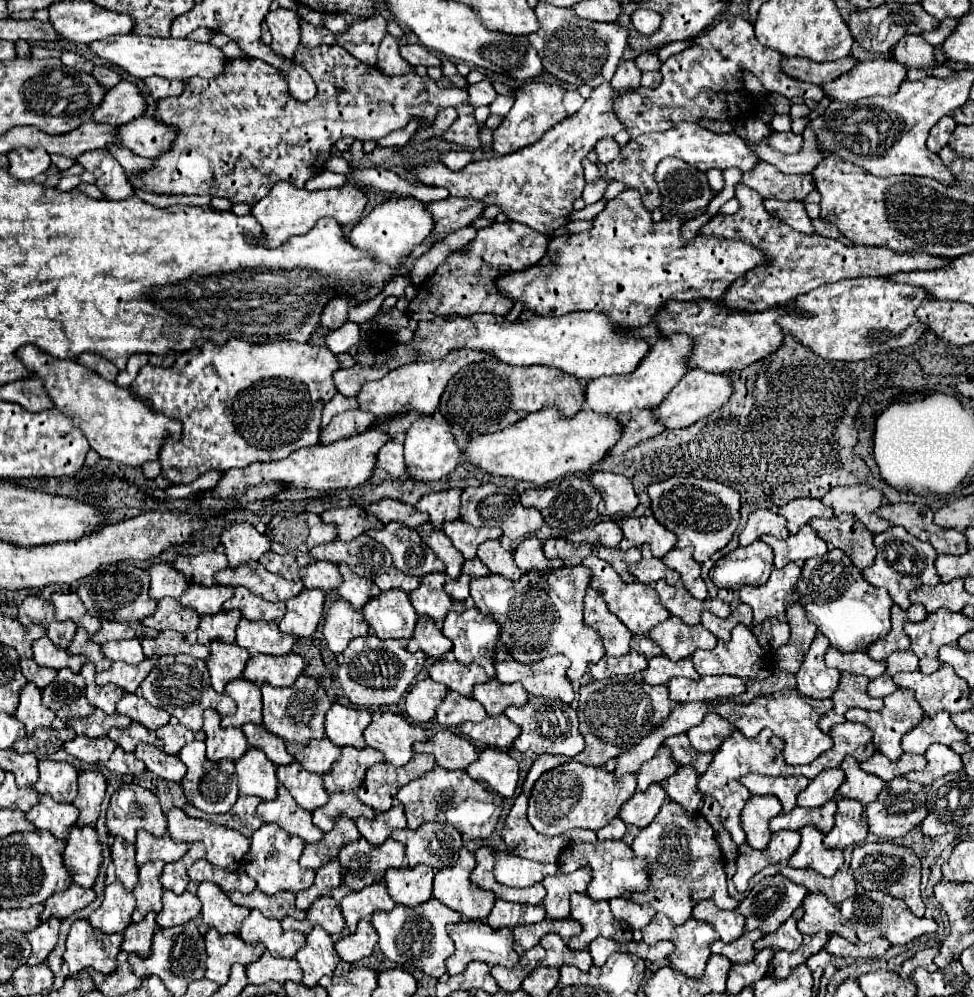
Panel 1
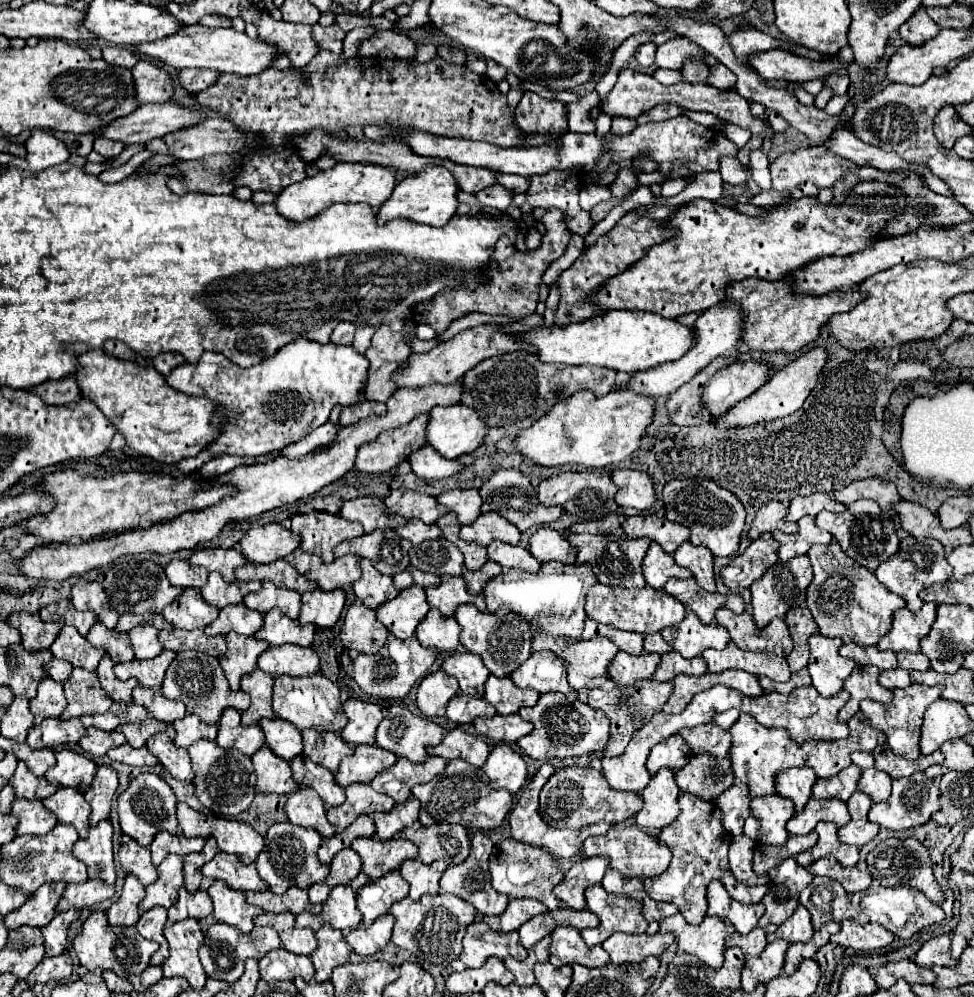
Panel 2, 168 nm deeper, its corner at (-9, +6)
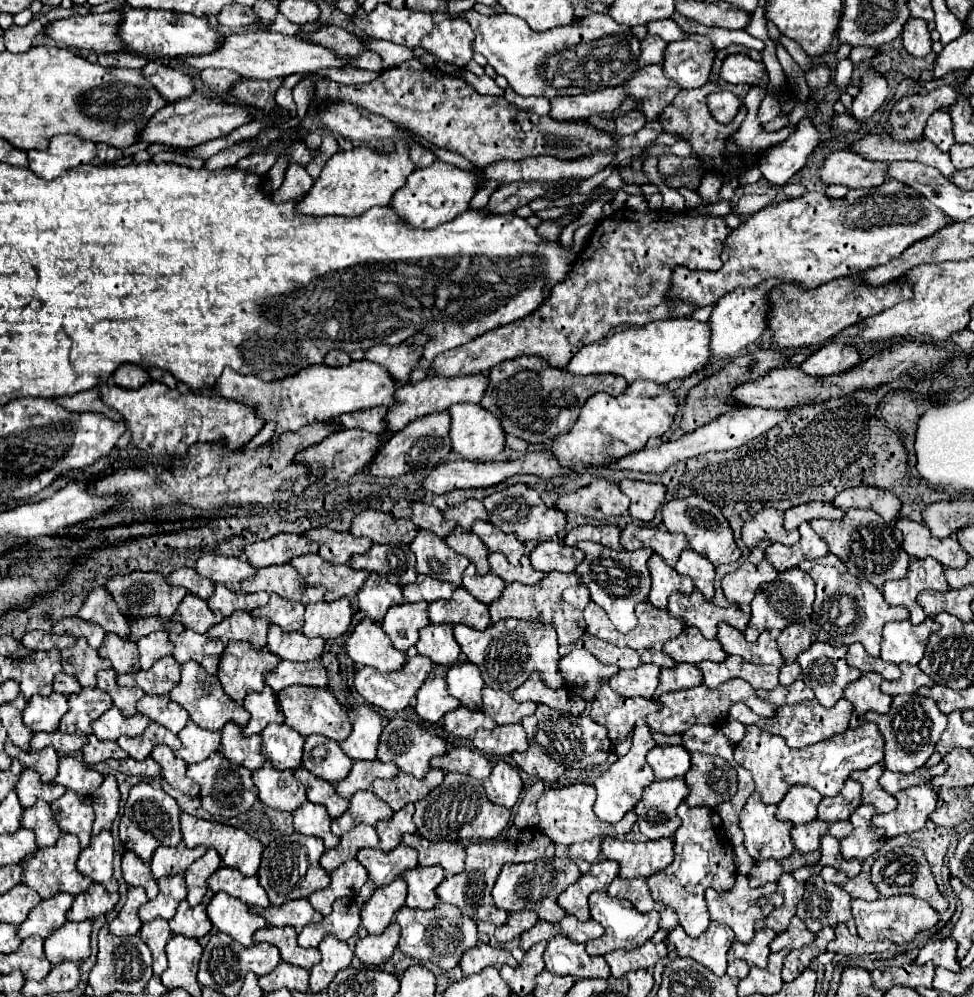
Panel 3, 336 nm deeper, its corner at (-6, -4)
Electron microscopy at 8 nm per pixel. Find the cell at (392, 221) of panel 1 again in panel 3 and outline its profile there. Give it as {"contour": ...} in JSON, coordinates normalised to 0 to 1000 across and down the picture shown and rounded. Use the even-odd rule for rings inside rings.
{"contour":[[[450,160],[439,169],[425,171],[421,175],[419,183],[402,197],[400,209],[405,209],[405,213],[413,221],[417,221],[421,227],[444,231],[448,227],[454,227],[454,225],[466,221],[470,215],[474,215],[480,209],[480,203],[485,201],[487,193],[489,193],[487,175]]]}

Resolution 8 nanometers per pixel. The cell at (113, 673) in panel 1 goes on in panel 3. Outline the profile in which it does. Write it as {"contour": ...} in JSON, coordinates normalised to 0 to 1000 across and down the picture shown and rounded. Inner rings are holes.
{"contour":[[[179,658],[164,660],[154,672],[142,672],[138,676],[123,676],[121,688],[140,688],[146,690],[148,696],[168,698],[177,692],[177,688],[185,680],[185,666],[179,664]]]}

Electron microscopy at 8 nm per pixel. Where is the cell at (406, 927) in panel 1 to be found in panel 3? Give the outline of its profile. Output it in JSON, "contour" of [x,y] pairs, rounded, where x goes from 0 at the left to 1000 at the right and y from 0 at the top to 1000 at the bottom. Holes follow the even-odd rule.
{"contour":[[[450,907],[441,913],[427,913],[415,909],[407,915],[407,925],[413,931],[409,953],[417,959],[423,959],[425,963],[444,965],[454,973],[468,971],[474,957],[491,945],[489,925],[485,921],[478,921],[468,909],[462,907]]]}

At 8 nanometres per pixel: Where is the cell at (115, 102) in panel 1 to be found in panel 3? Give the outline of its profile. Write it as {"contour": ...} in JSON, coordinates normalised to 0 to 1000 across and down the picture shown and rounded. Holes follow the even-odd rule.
{"contour":[[[152,62],[146,68],[146,76],[162,90],[162,94],[166,94],[166,98],[170,98],[170,102],[181,102],[183,98],[191,98],[199,92],[199,84],[193,74],[170,68],[162,62]]]}

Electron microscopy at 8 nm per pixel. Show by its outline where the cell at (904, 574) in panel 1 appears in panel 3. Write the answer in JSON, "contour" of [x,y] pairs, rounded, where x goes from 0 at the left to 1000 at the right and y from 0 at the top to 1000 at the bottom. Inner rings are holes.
{"contour":[[[957,560],[936,562],[930,578],[924,582],[910,584],[906,588],[906,596],[908,596],[910,606],[930,608],[934,614],[934,624],[945,626],[951,620],[951,616],[943,608],[940,598],[953,590],[963,592],[963,594],[973,592],[973,584],[969,580],[969,568],[965,564],[959,564]]]}

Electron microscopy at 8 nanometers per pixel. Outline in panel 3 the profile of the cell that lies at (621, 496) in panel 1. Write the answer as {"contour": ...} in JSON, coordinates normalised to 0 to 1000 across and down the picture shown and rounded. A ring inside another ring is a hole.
{"contour":[[[639,481],[637,491],[649,502],[645,516],[651,522],[657,524],[667,524],[671,520],[671,514],[682,502],[682,487],[680,485],[663,485],[663,483],[653,483],[653,481]]]}

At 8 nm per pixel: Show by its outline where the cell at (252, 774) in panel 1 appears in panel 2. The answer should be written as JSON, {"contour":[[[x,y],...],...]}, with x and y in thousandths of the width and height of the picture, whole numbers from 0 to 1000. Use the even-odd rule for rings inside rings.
{"contour":[[[270,748],[264,756],[258,758],[262,776],[264,776],[264,792],[272,796],[299,796],[307,792],[307,786],[299,778],[297,764],[289,762],[278,754],[278,750]]]}

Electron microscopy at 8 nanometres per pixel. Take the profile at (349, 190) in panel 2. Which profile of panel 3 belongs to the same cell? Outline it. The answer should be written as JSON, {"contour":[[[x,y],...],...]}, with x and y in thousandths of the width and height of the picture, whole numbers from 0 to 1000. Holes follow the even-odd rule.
{"contour":[[[413,142],[407,144],[402,154],[390,154],[380,148],[345,152],[335,162],[329,179],[322,183],[318,193],[304,203],[304,211],[314,217],[370,217],[384,207],[398,207],[402,195],[417,185],[421,173],[425,173],[425,164],[419,158],[419,150]]]}

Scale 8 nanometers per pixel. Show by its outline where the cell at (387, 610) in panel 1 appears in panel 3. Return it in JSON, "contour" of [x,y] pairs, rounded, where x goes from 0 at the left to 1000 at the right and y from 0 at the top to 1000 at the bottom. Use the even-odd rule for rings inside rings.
{"contour":[[[439,604],[409,606],[396,614],[392,632],[396,634],[396,638],[400,638],[407,652],[417,654],[429,644],[429,632],[439,626]]]}

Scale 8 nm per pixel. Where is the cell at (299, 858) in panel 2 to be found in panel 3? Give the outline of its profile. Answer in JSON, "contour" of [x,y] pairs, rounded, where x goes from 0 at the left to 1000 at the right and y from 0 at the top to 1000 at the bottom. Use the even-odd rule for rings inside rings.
{"contour":[[[304,835],[283,841],[281,845],[277,845],[271,851],[265,881],[281,909],[287,909],[287,907],[292,907],[296,903],[304,903],[304,901],[316,901],[320,895],[331,893],[339,887],[339,879],[326,867],[326,861],[331,859],[331,855],[333,855],[333,847],[329,841],[308,839]]]}

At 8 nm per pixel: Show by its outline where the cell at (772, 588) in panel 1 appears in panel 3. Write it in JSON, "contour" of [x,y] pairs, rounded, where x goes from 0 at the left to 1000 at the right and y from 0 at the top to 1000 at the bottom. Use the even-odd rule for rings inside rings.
{"contour":[[[811,570],[811,572],[799,574],[799,580],[795,580],[795,584],[782,586],[778,590],[778,596],[770,604],[772,616],[770,616],[766,634],[764,634],[766,642],[774,644],[780,638],[780,634],[784,634],[784,632],[801,634],[809,626],[828,624],[834,616],[834,604],[836,604],[836,582],[828,574],[823,574],[821,570]]]}

